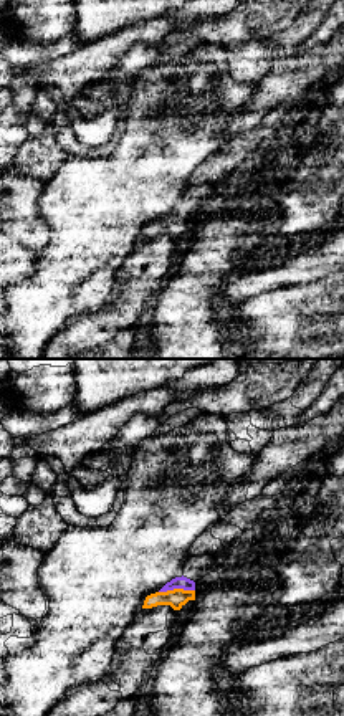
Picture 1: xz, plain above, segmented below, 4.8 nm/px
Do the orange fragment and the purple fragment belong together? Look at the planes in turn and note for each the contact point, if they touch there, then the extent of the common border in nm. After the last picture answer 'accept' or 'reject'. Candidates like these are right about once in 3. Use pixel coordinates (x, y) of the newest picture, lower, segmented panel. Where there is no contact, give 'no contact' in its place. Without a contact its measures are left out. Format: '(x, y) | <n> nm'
(176, 589) | 180 nm

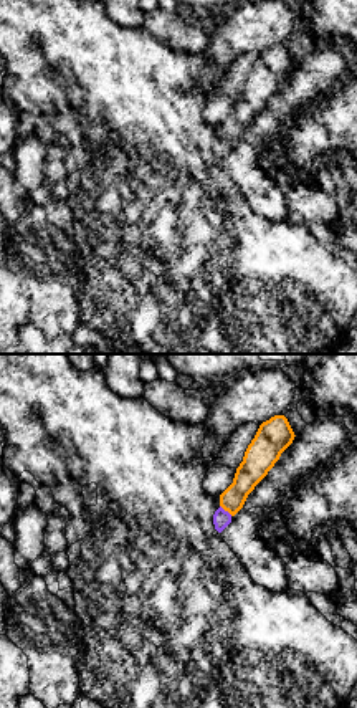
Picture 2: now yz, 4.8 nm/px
(227, 510) | 80 nm

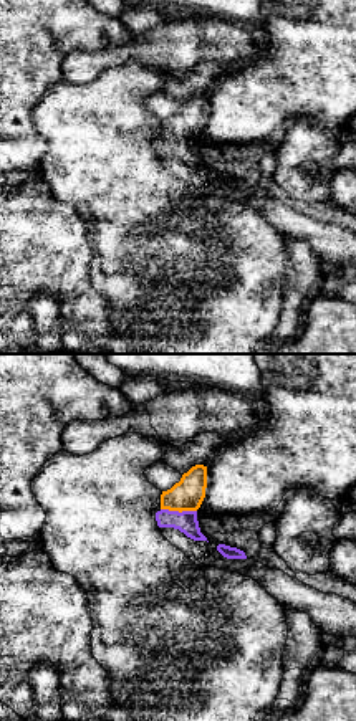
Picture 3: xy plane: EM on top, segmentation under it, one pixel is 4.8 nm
(179, 511) | 180 nm

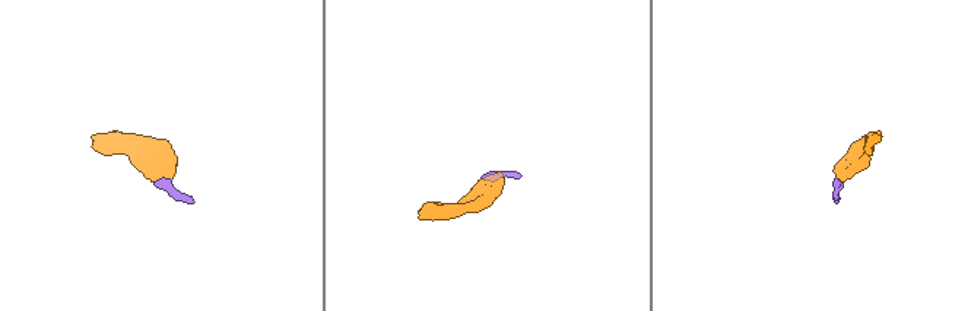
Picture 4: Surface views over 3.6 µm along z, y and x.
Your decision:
accept

